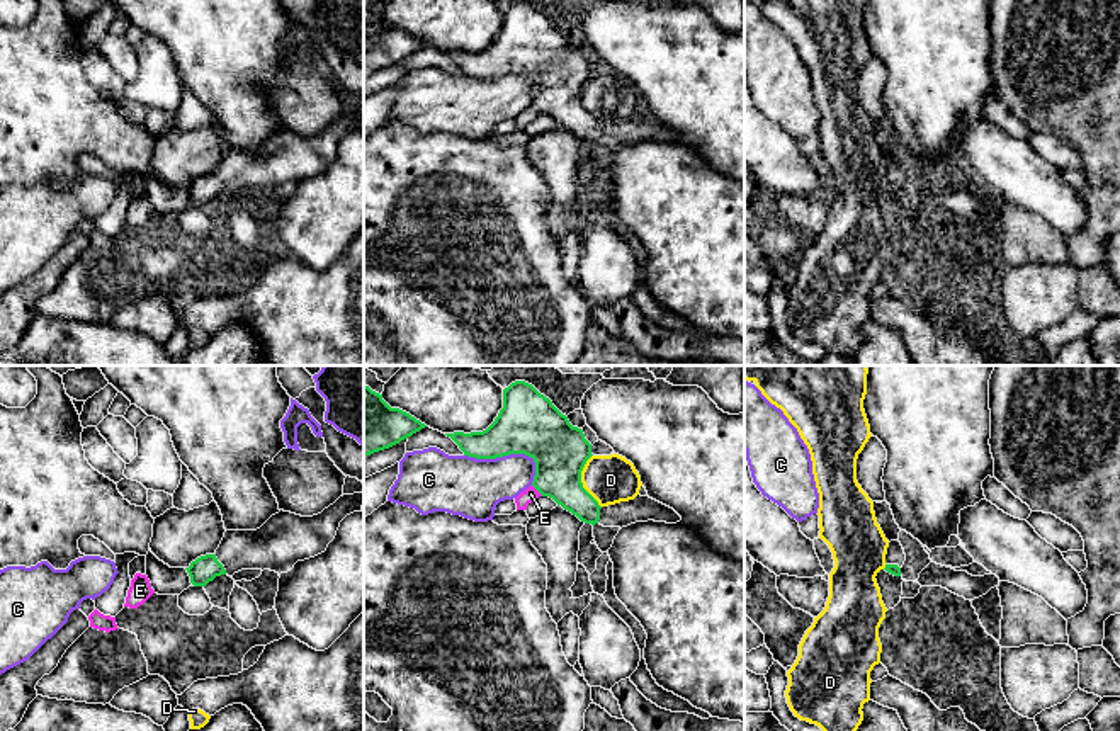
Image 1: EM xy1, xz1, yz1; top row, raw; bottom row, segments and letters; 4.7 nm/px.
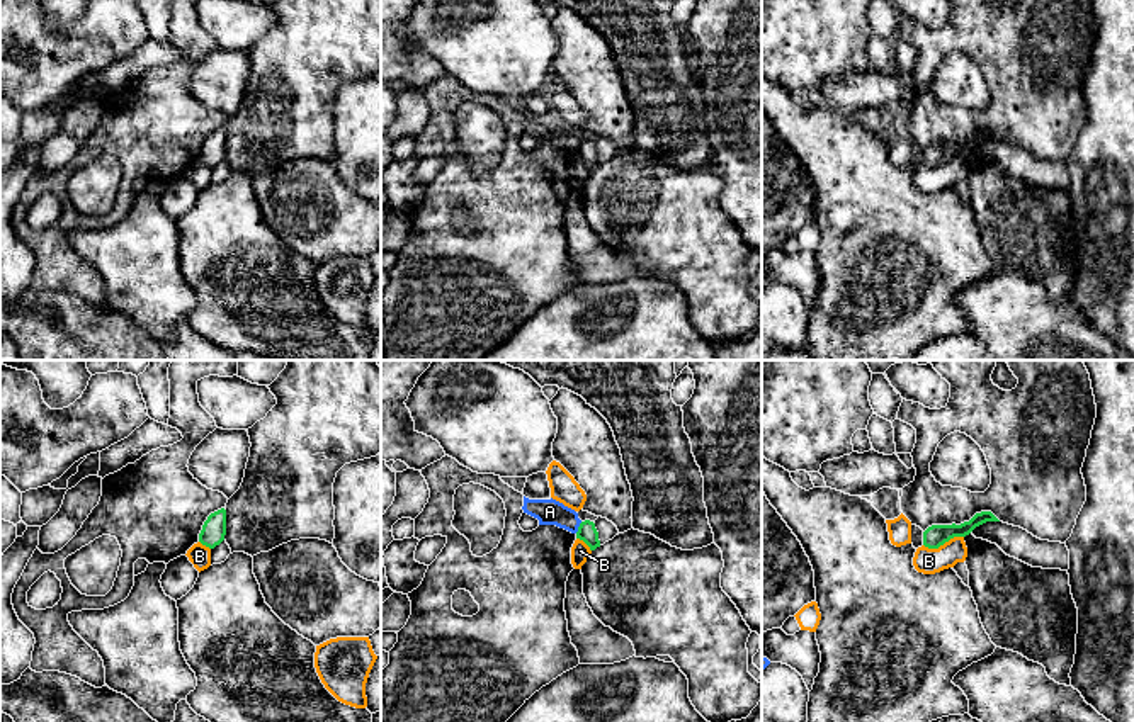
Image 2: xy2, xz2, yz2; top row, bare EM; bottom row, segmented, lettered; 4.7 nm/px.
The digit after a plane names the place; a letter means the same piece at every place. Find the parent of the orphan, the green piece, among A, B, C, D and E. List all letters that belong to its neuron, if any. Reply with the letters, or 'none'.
none

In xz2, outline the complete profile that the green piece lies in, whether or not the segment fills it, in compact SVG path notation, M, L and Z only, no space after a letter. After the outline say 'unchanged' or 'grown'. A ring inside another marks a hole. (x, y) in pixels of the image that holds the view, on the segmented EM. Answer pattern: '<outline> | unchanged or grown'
M590 520L580 523L576 539L583 540L590 547L590 550L600 547L598 532L595 528L595 523Z | unchanged

